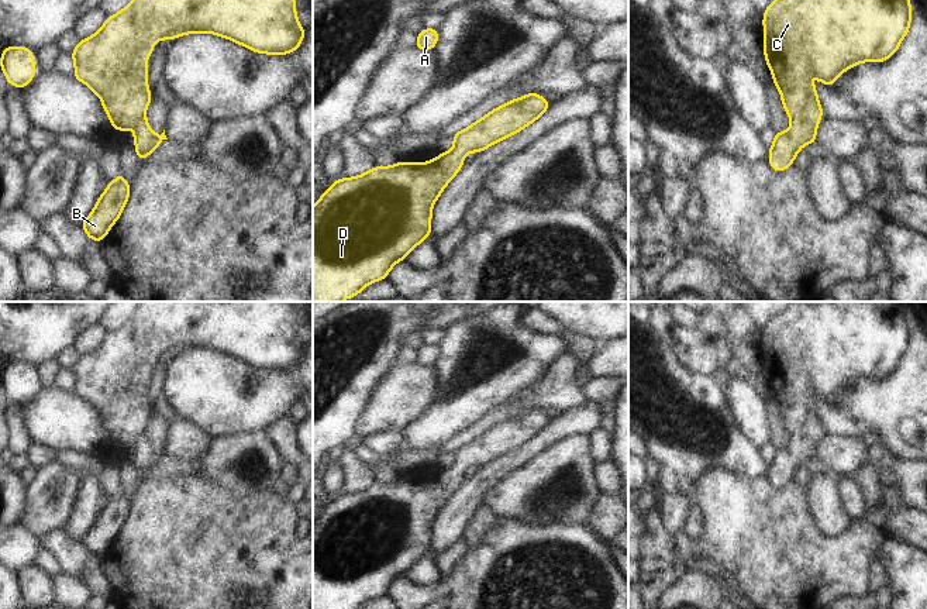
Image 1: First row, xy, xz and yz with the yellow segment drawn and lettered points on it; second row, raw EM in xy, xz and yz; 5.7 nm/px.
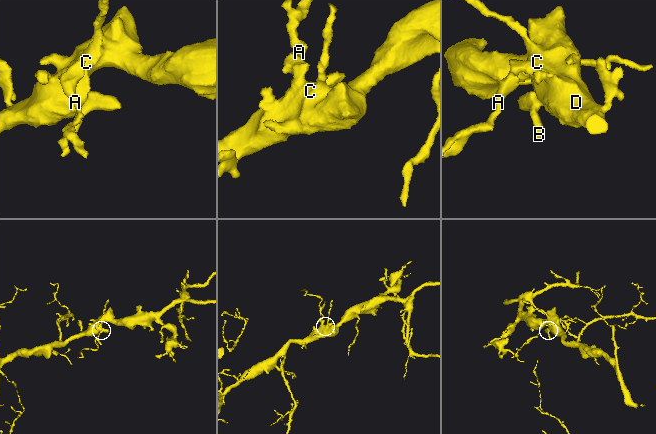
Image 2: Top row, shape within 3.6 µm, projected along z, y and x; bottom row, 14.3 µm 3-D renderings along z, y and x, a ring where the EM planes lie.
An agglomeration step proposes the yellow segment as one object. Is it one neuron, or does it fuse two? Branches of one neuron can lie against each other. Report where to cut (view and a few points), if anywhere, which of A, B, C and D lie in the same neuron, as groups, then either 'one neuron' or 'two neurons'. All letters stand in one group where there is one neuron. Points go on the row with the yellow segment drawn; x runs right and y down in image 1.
cut none; groups A B C D; one neuron

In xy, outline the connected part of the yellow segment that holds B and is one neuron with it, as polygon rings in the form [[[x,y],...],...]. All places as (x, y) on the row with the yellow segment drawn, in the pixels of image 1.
[[[120,172],[118,176],[107,183],[107,189],[99,197],[93,211],[82,223],[82,228],[90,241],[103,241],[111,226],[118,220],[130,197],[130,183]]]

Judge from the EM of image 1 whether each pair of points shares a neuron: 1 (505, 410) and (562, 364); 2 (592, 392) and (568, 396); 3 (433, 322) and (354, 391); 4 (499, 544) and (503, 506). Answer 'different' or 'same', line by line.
1: same
2: different
3: different
4: different

